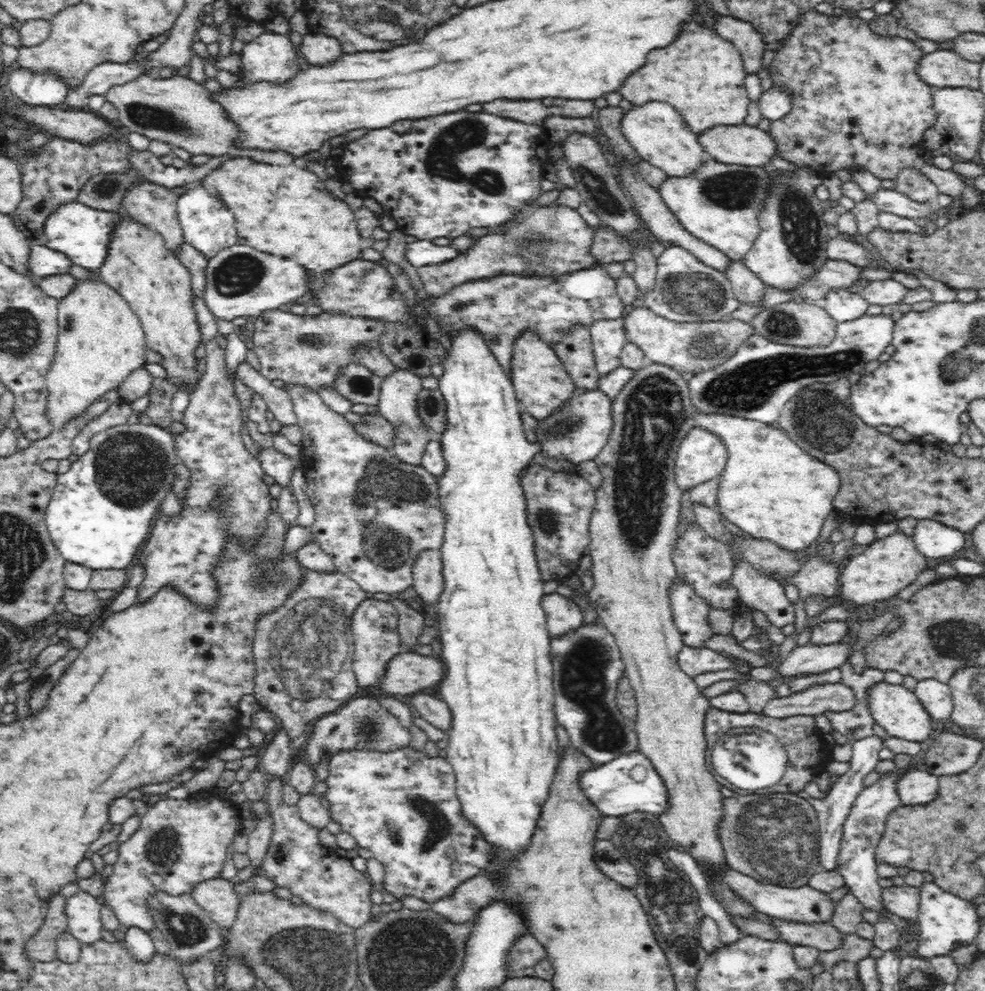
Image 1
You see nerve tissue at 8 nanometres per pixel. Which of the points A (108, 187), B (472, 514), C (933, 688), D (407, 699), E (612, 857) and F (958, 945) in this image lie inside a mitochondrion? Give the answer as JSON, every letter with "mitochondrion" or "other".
{"A":"mitochondrion","B":"other","C":"other","D":"other","E":"mitochondrion","F":"other"}

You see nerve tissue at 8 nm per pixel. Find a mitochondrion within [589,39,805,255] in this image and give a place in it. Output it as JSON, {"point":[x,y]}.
{"point":[735,189]}

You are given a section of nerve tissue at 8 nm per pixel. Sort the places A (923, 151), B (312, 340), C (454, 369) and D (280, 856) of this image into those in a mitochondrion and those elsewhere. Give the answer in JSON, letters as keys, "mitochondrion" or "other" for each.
{"A":"other","B":"mitochondrion","C":"other","D":"mitochondrion"}

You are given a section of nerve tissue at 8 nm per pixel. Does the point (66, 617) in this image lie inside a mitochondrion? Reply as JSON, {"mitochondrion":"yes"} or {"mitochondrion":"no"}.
{"mitochondrion":"no"}

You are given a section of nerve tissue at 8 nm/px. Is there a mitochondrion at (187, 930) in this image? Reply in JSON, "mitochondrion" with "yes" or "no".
{"mitochondrion":"yes"}

